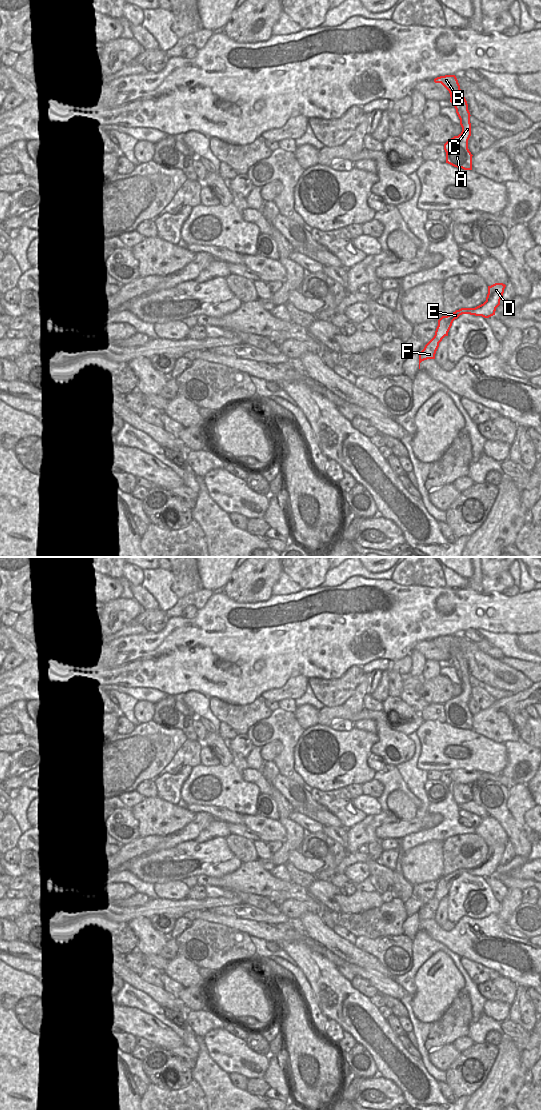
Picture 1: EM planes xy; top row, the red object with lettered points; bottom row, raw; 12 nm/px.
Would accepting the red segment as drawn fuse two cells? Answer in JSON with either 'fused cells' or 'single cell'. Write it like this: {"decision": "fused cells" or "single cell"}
{"decision": "single cell"}

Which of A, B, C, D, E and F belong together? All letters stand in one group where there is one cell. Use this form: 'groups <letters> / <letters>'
groups A B C D E F

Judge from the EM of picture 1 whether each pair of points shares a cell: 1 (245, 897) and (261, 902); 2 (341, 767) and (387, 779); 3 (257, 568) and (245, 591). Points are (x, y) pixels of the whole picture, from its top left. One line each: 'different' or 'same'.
1: same
2: different
3: same

